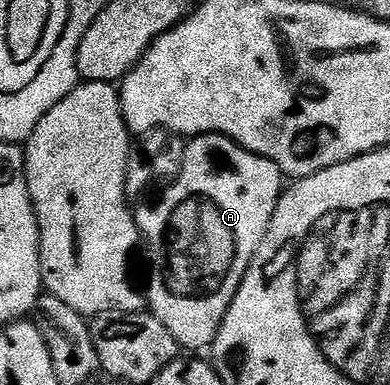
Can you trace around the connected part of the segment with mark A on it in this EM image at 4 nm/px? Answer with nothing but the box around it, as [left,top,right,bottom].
[24,81,283,350]

